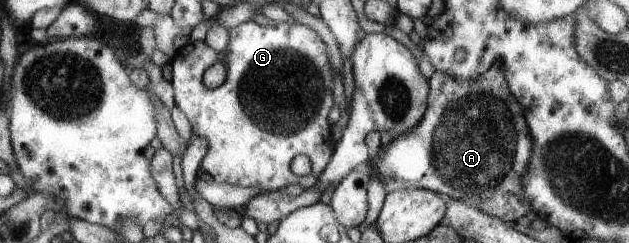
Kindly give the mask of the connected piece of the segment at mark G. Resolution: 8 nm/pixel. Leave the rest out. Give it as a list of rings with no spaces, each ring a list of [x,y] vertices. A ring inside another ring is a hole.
[[[248,20],[244,23],[232,27],[229,31],[230,41],[228,42],[227,50],[230,52],[216,51],[213,47],[210,47],[205,40],[191,40],[189,39],[186,44],[177,50],[170,60],[172,65],[172,79],[169,81],[172,84],[175,93],[175,105],[179,107],[189,119],[191,123],[191,129],[194,133],[200,135],[208,142],[206,155],[200,162],[200,172],[203,176],[208,178],[214,178],[217,182],[226,182],[234,184],[235,186],[242,186],[243,188],[258,188],[262,192],[273,192],[276,190],[284,190],[287,185],[298,183],[304,190],[309,190],[315,187],[315,182],[319,178],[320,173],[324,171],[324,168],[329,164],[334,146],[337,142],[335,130],[333,126],[328,124],[328,112],[334,107],[334,98],[332,87],[334,78],[332,75],[331,65],[328,62],[328,56],[326,55],[326,44],[316,34],[314,29],[294,21],[293,23],[276,21],[270,25],[259,25],[256,21]],[[223,62],[226,66],[227,74],[226,79],[222,85],[210,89],[206,87],[203,82],[204,72],[212,67],[215,63]],[[296,155],[307,155],[311,161],[312,175],[297,176],[290,170],[290,163]]]

